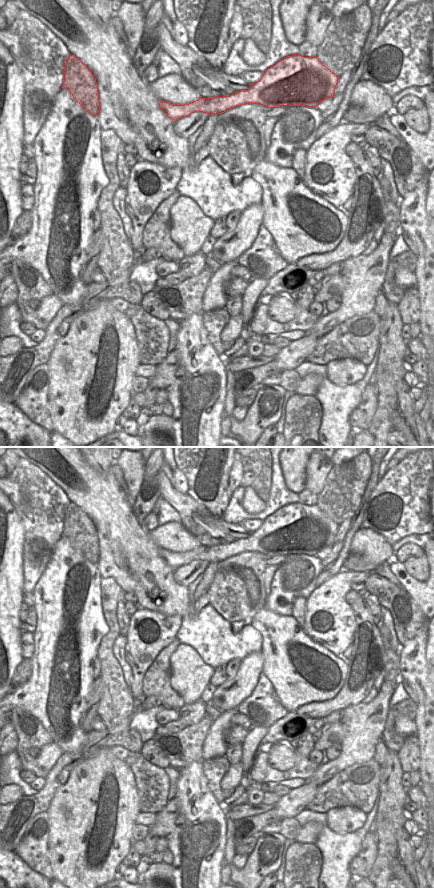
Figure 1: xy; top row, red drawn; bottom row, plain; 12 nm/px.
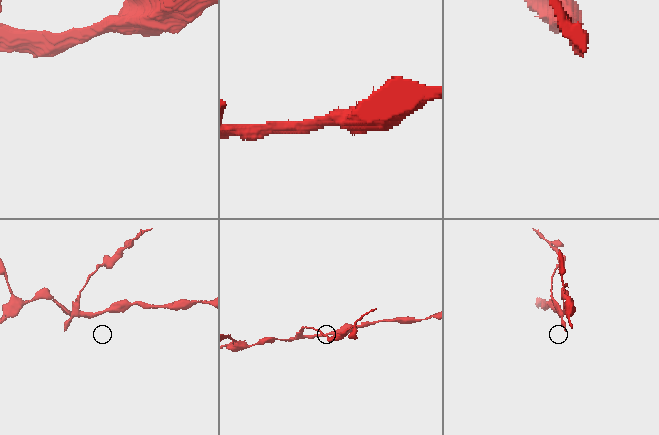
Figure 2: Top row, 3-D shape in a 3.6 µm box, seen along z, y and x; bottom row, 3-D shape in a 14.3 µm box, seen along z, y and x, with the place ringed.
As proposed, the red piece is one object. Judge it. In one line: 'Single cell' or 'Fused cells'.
Fused cells.

